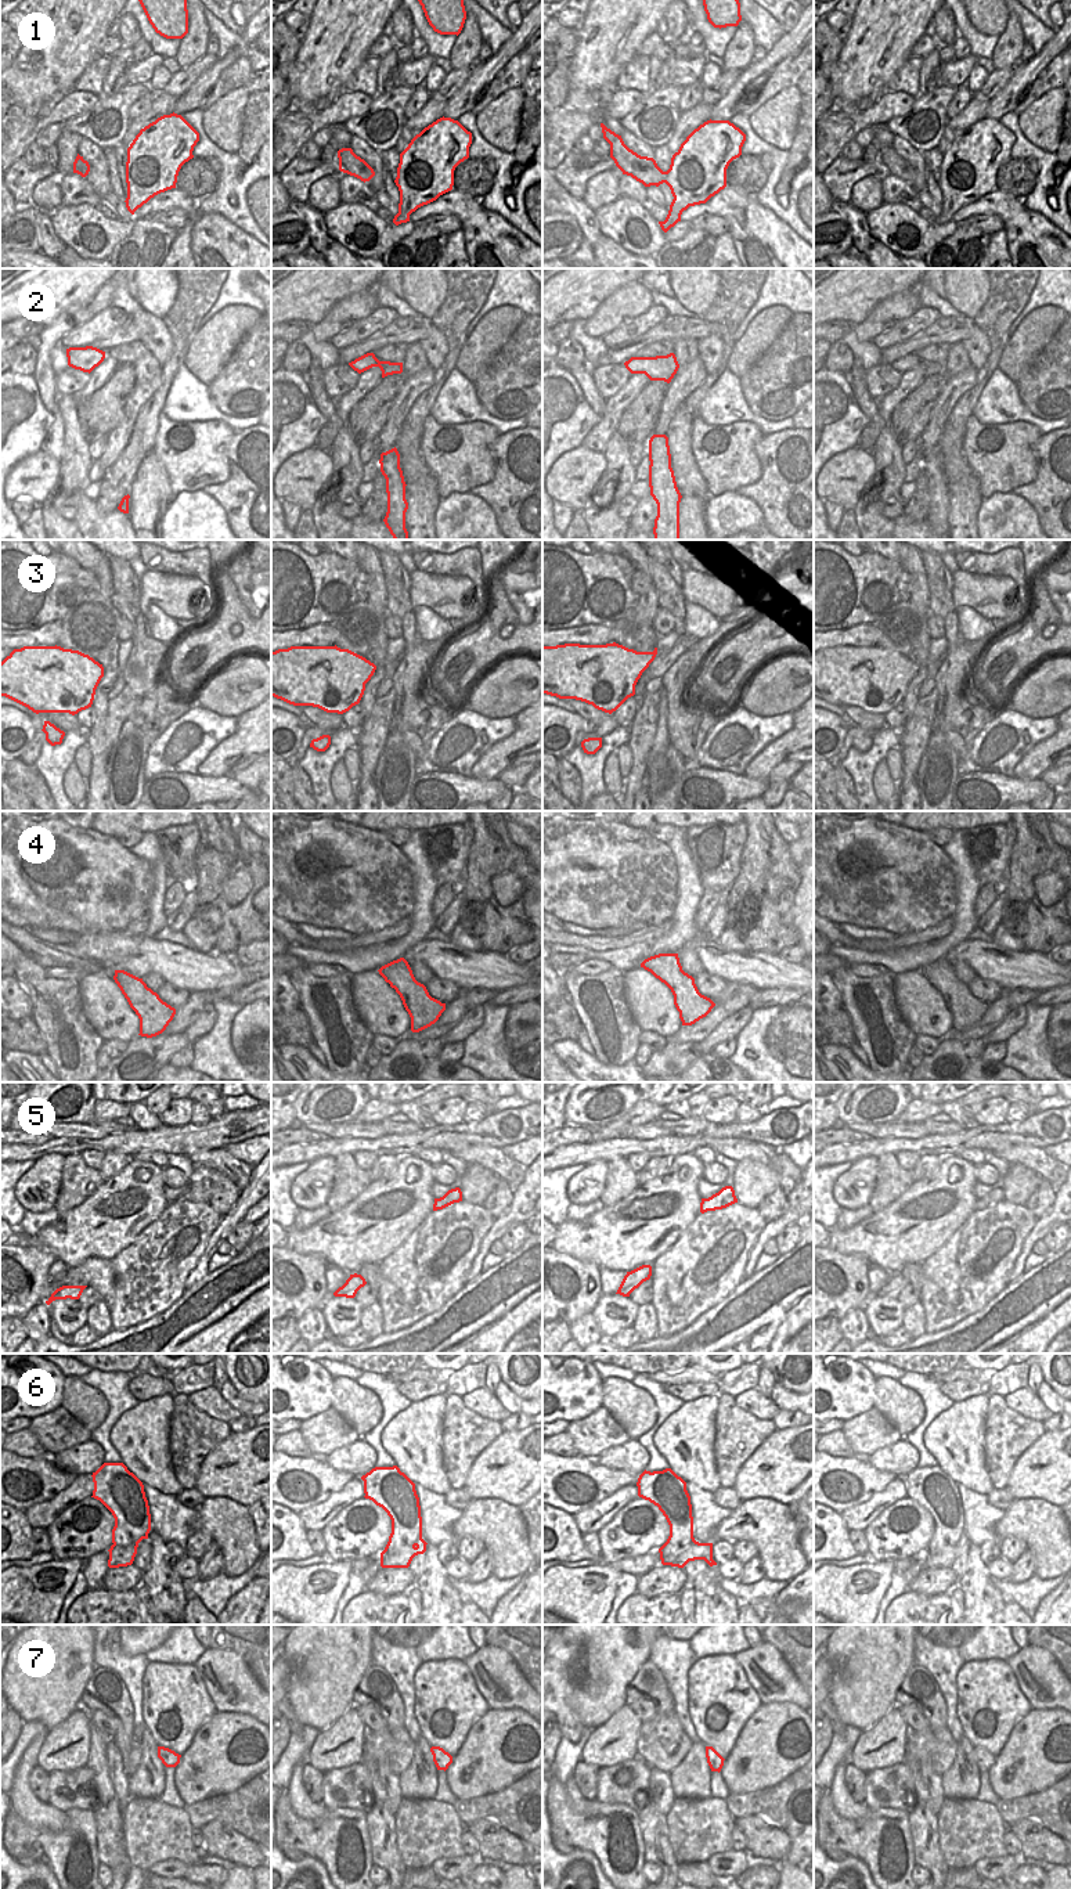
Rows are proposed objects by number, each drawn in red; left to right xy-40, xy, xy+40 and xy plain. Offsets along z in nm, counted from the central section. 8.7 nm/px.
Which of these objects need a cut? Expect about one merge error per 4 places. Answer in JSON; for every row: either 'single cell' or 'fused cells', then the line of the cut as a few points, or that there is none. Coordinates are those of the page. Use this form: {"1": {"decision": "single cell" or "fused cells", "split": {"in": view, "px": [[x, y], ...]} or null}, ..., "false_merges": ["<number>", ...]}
{"1": {"decision": "single cell", "split": null}, "2": {"decision": "single cell", "split": null}, "3": {"decision": "single cell", "split": null}, "4": {"decision": "single cell", "split": null}, "5": {"decision": "single cell", "split": null}, "6": {"decision": "fused cells", "split": {"in": "xy", "px": [[421, 1538], [413, 1547], [404, 1547], [396, 1553], [383, 1550]]}}, "7": {"decision": "single cell", "split": null}, "false_merges": ["6"]}

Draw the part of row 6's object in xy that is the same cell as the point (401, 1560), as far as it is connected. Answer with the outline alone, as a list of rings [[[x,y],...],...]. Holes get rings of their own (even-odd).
[[[421,1539],[414,1549],[404,1549],[397,1554],[389,1554],[387,1551],[381,1553],[382,1568],[408,1568],[412,1558],[426,1551],[426,1542]]]

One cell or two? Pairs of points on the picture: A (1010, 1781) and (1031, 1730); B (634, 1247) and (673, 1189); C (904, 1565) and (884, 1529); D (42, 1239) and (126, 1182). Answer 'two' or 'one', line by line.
A: one
B: one
C: two
D: one

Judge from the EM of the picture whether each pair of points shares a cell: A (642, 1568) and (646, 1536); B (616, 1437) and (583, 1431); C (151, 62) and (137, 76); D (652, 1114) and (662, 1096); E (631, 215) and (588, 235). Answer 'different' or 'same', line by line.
A: different
B: same
C: same
D: different
E: different

